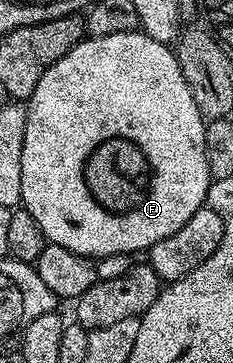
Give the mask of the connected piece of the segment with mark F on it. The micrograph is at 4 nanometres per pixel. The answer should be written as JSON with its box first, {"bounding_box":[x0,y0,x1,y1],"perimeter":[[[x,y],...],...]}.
{"bounding_box":[21,30,213,258],"perimeter":[[[142,30],[84,38],[69,50],[69,54],[65,54],[65,58],[53,62],[53,66],[41,74],[41,82],[37,82],[37,90],[33,90],[26,106],[25,146],[21,146],[21,207],[33,214],[48,244],[65,246],[65,250],[73,250],[73,254],[92,258],[109,254],[143,254],[161,242],[161,238],[177,234],[177,230],[181,230],[181,226],[185,226],[185,222],[189,222],[189,218],[208,203],[213,179],[206,161],[205,118],[197,110],[197,102],[193,102],[185,74],[181,74],[178,55],[168,45],[149,38]]]}

